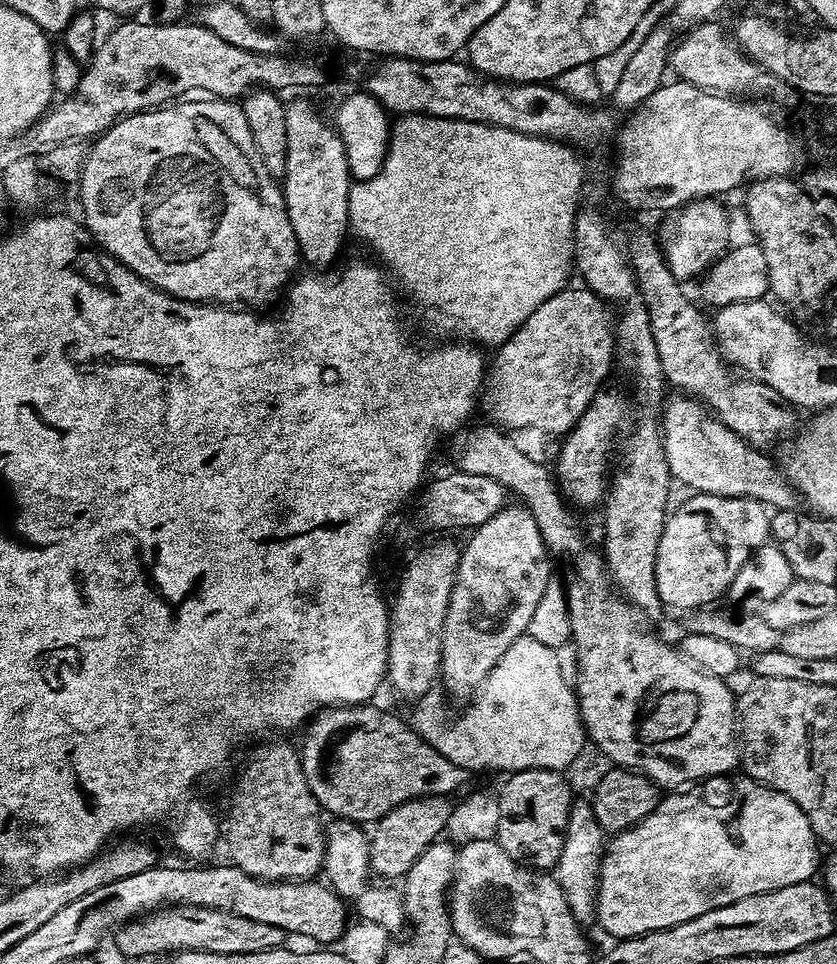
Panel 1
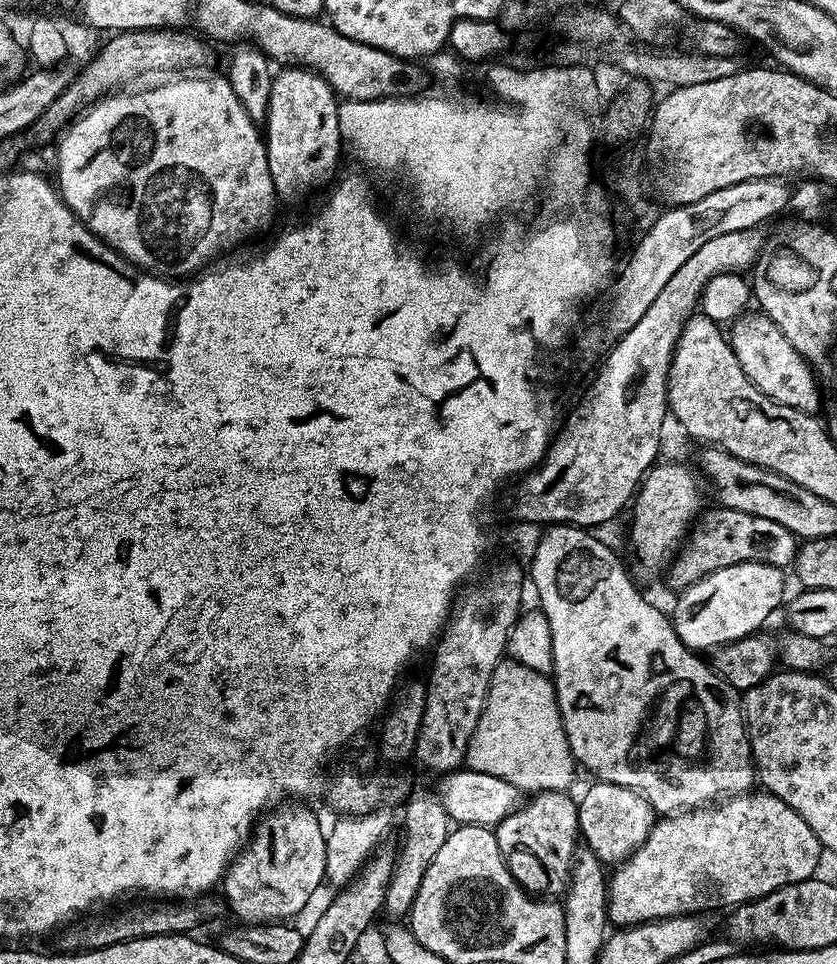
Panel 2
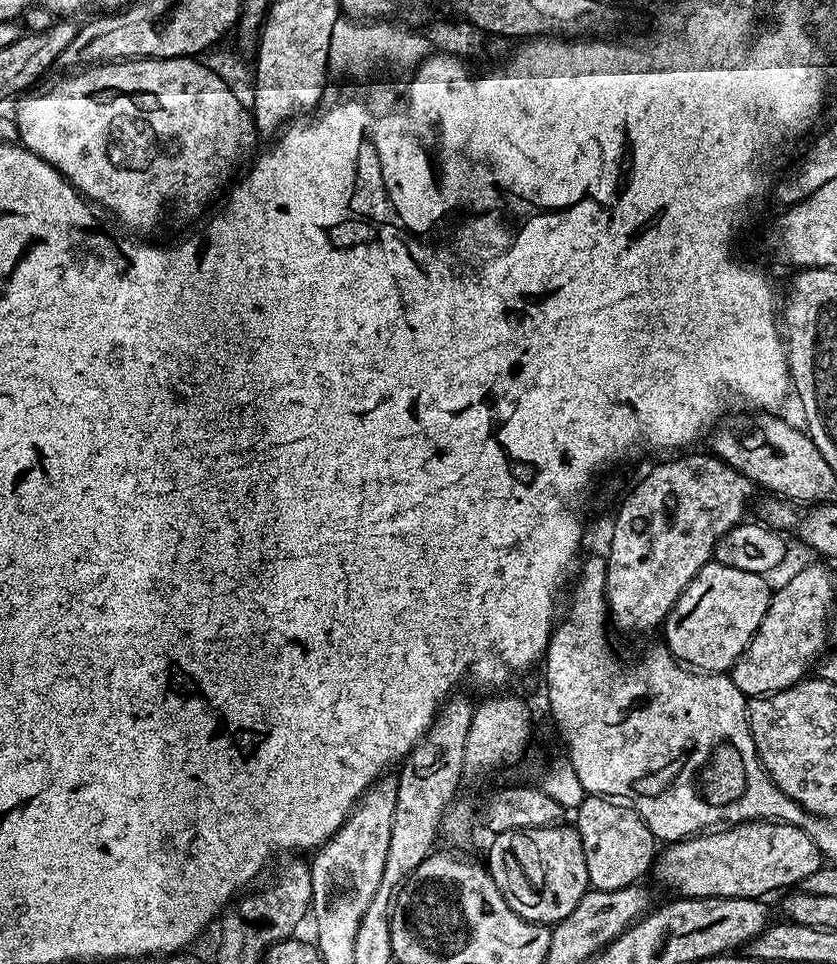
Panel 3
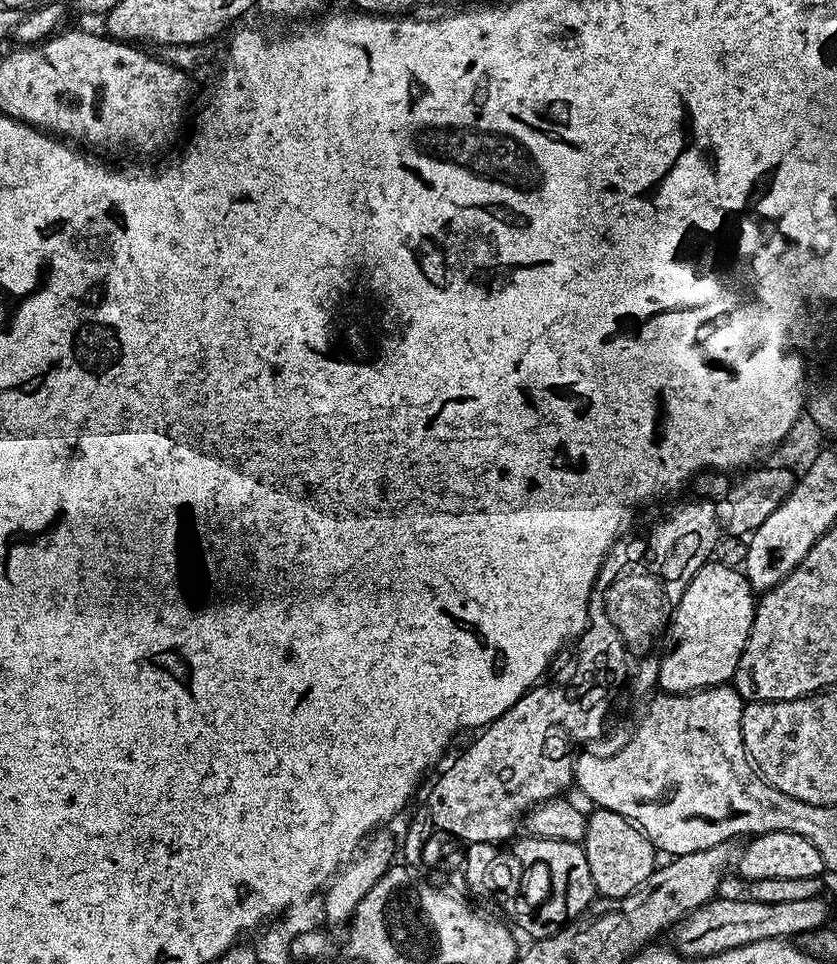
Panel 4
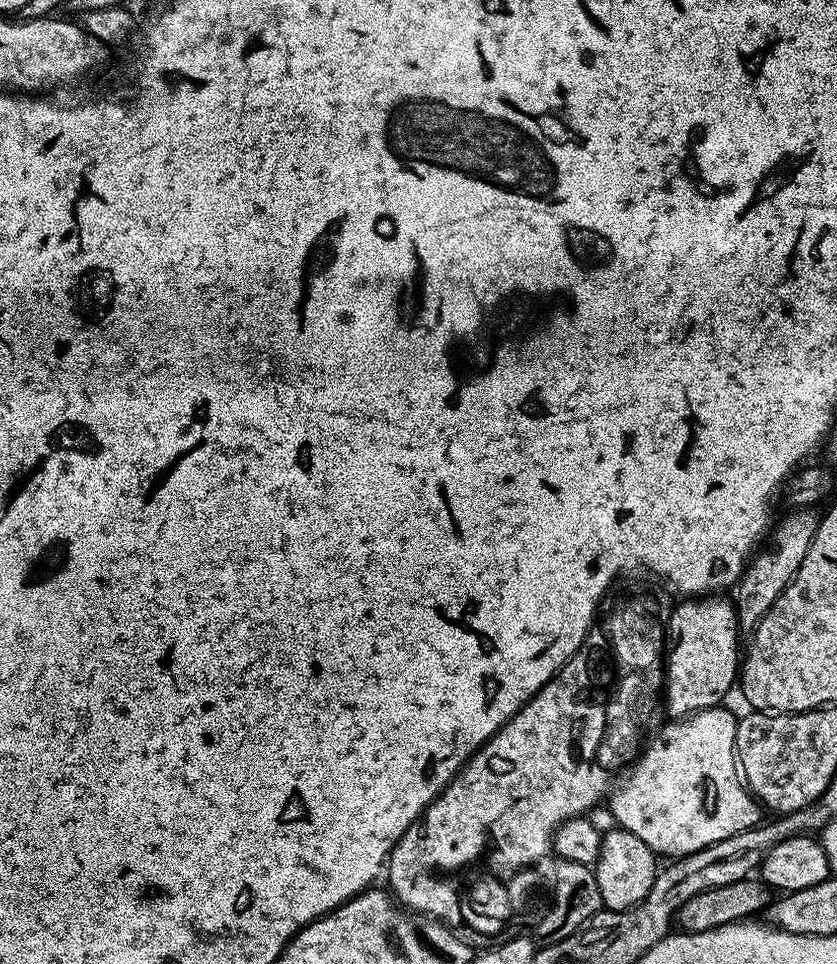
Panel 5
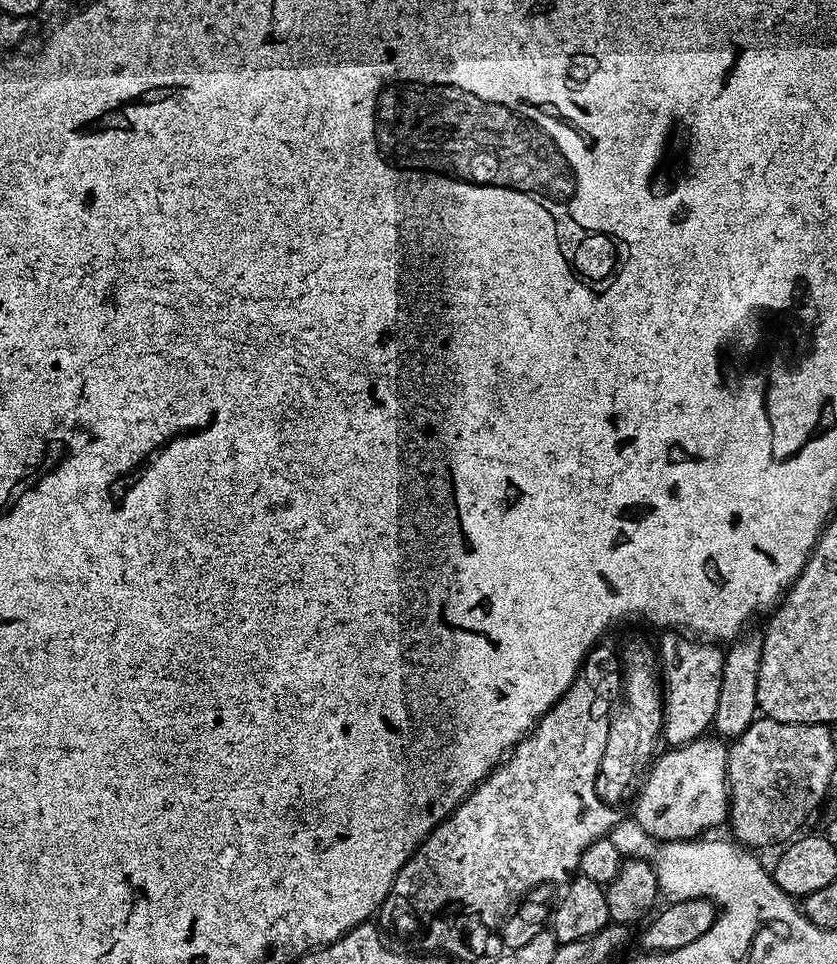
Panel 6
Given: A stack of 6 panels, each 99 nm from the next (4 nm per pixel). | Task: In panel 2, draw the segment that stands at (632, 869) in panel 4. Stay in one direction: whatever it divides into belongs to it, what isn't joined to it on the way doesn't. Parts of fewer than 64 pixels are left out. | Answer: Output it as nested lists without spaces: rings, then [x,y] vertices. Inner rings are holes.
[[[605,780],[592,782],[584,797],[579,797],[576,809],[583,843],[605,866],[619,866],[629,860],[638,846],[646,842],[658,819],[658,813],[646,798],[642,798],[642,794]]]

